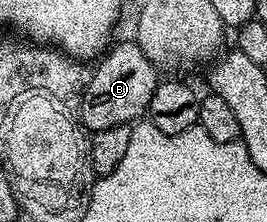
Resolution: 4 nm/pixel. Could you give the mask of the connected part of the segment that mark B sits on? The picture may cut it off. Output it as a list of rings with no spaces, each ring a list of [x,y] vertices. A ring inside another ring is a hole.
[[[135,40],[116,45],[117,42],[96,62],[97,70],[88,74],[79,97],[79,120],[93,133],[120,125],[132,126],[142,120],[149,112],[151,95],[155,95],[159,80],[158,67],[147,59]]]

